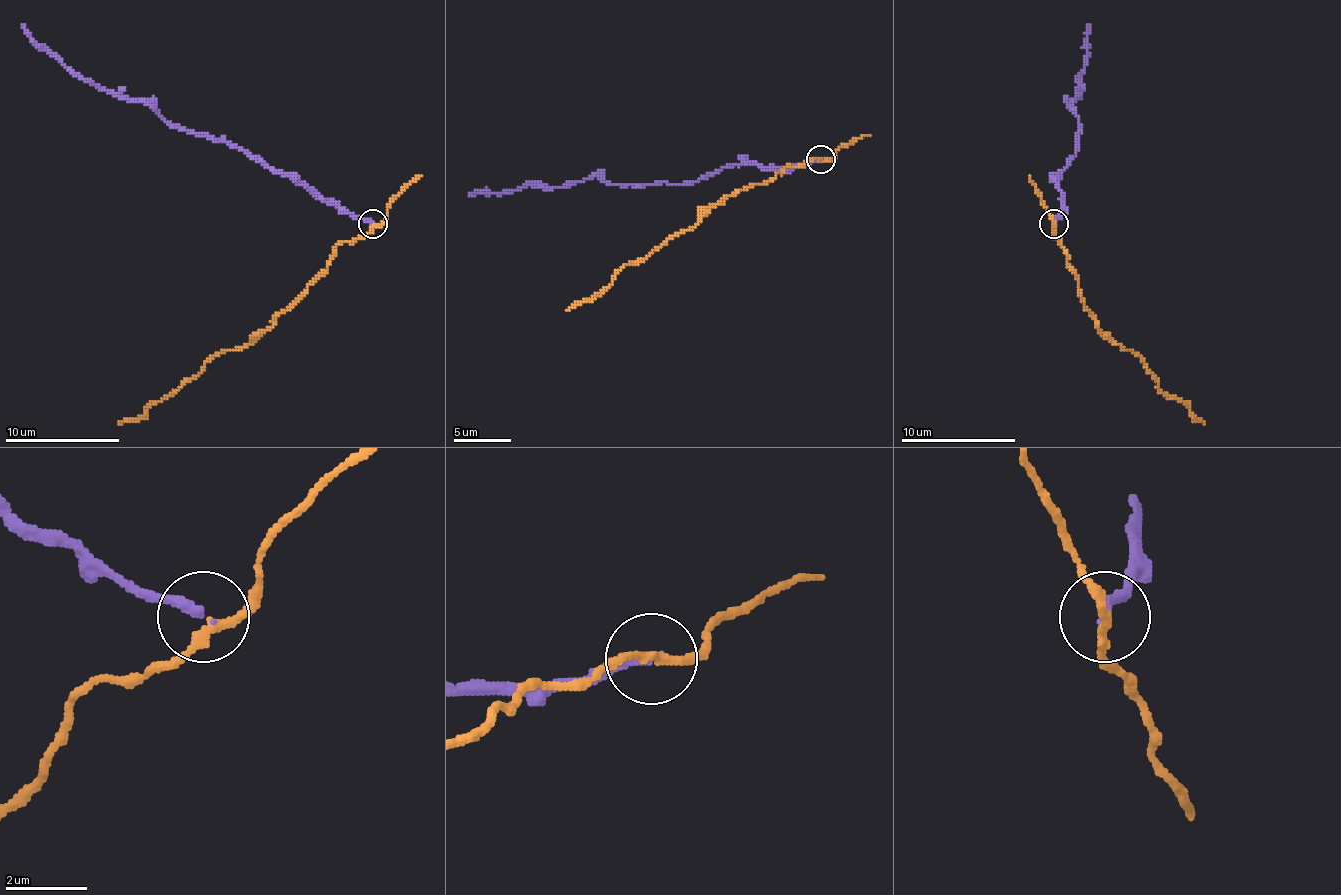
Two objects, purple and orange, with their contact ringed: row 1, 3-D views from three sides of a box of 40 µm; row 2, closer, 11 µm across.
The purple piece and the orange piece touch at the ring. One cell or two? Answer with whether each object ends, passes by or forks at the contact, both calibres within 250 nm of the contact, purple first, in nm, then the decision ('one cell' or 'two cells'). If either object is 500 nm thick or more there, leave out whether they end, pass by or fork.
purple ends; orange passes by; calibres 240 and 200 nm; two cells

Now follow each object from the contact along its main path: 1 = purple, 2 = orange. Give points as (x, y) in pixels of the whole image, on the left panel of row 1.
1: (373, 224), (344, 213), (236, 147), (170, 127), (147, 104), (107, 93), (79, 79), (50, 56), (22, 24)
2: (373, 224), (364, 236), (339, 244), (330, 264), (273, 324), (244, 347), (216, 353), (173, 393), (119, 424)

